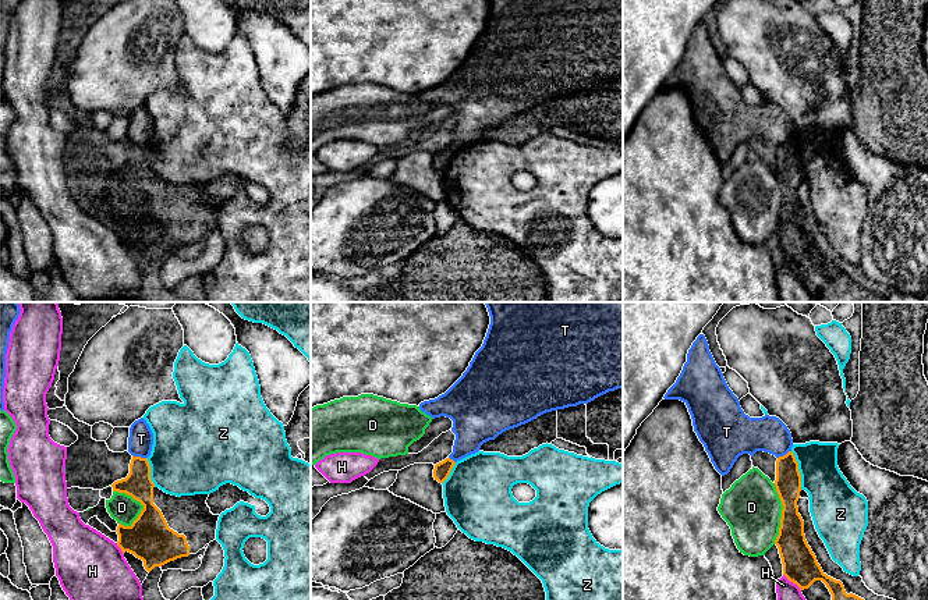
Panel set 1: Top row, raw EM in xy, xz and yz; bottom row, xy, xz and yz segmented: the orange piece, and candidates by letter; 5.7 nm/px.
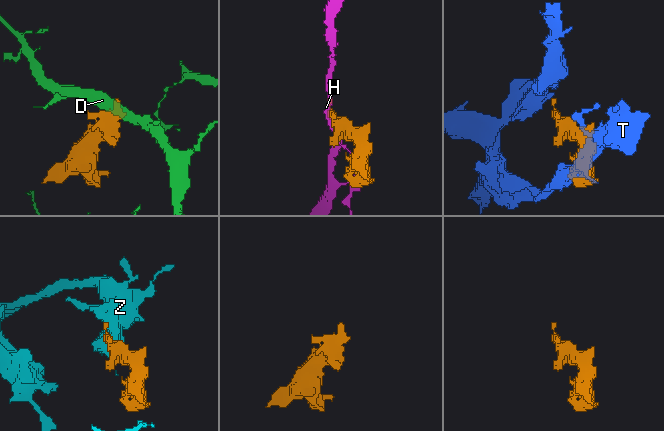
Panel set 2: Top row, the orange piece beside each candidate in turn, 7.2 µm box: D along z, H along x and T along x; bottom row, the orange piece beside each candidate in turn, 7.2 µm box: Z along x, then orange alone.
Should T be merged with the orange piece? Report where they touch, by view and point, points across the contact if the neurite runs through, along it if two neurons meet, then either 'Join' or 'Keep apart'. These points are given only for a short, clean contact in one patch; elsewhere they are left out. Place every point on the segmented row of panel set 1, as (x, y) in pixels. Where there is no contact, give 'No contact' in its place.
Touches orange at xy (140, 457). Boundary: xy (133, 454), (145, 458). Keep apart

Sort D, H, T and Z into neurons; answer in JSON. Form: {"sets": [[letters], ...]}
{"sets": [["D"], ["H"], ["T"], ["Z"]]}

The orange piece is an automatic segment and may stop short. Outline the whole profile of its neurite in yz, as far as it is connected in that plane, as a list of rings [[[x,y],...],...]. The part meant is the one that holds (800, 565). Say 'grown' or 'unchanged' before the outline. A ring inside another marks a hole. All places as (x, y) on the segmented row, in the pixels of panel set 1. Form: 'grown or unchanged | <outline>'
grown | [[[791,451],[776,461],[775,487],[783,505],[779,535],[775,540],[783,575],[800,587],[805,600],[864,600],[853,593],[847,594],[840,581],[822,571],[805,540],[804,521],[797,507],[801,475]]]

